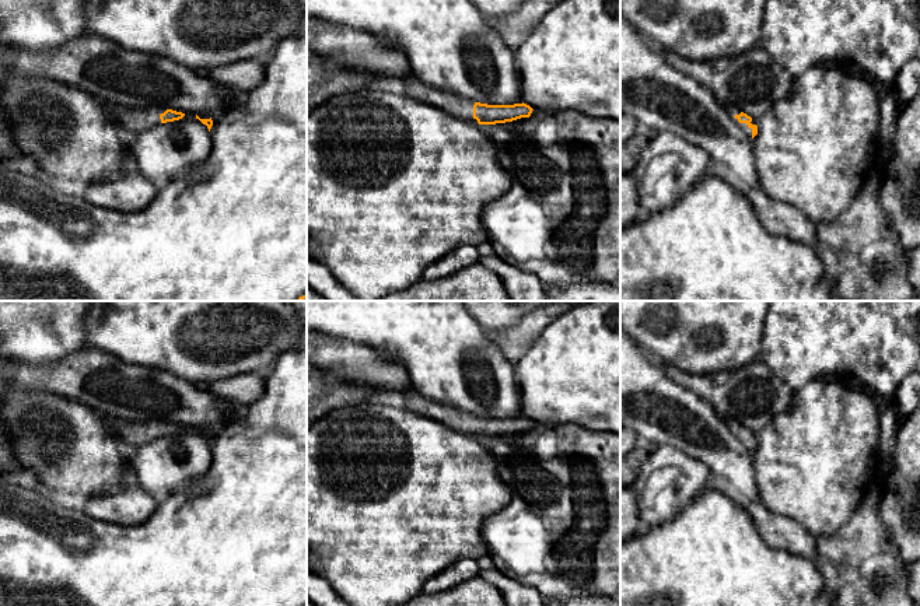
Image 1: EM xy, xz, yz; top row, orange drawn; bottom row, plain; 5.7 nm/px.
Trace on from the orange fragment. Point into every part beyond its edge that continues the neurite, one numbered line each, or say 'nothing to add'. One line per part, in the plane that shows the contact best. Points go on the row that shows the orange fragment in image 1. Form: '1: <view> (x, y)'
1: yz (733, 111)

